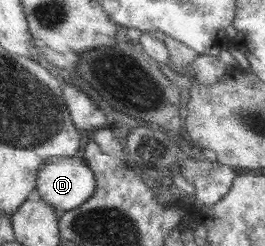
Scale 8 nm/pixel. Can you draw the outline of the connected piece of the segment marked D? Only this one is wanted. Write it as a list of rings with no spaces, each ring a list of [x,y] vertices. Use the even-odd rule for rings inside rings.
[[[60,156],[41,168],[35,196],[62,213],[88,202],[97,188],[96,174],[84,156]]]

